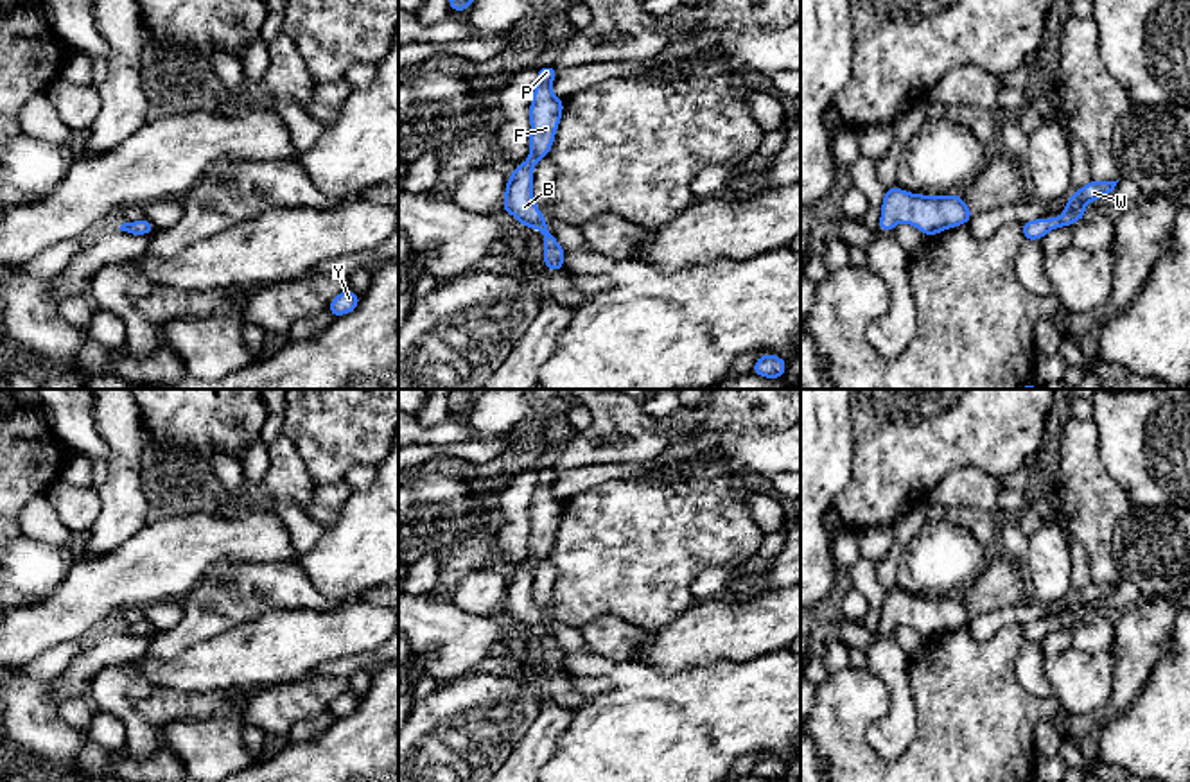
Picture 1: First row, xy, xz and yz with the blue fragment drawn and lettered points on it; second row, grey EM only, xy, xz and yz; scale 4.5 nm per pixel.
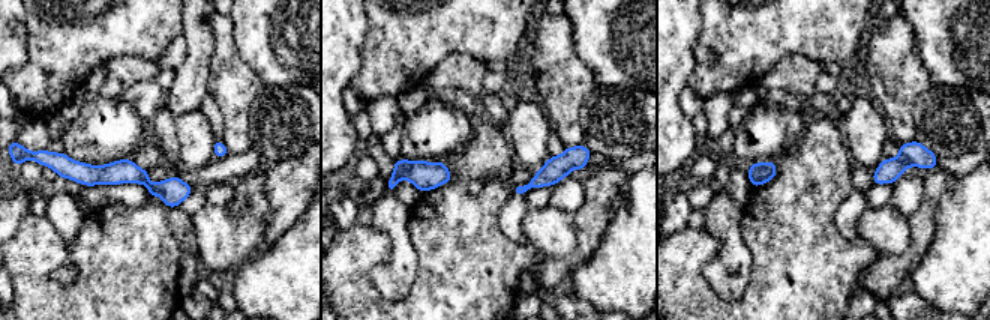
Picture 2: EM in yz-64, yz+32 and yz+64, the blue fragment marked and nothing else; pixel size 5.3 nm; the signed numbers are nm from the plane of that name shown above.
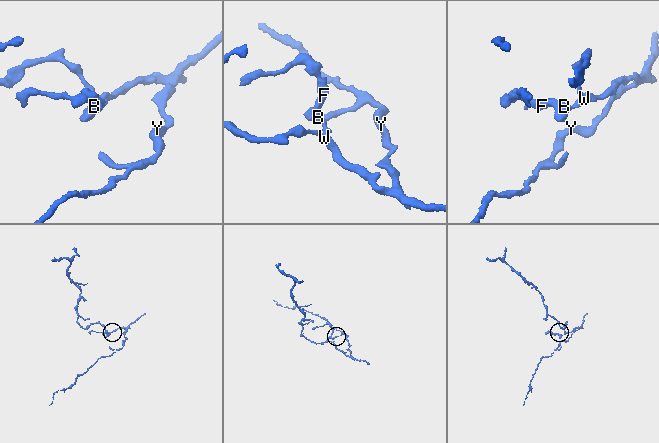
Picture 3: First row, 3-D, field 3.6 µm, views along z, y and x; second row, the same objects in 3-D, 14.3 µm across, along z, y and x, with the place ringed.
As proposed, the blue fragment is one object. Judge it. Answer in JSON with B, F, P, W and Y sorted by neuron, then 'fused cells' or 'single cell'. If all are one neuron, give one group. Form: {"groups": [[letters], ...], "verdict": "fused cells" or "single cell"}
{"groups": [["B", "F", "P", "W", "Y"]], "verdict": "single cell"}

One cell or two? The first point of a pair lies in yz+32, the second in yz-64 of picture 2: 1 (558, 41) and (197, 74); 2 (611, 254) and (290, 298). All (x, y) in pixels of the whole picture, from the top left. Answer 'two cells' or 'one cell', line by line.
1: two cells
2: one cell

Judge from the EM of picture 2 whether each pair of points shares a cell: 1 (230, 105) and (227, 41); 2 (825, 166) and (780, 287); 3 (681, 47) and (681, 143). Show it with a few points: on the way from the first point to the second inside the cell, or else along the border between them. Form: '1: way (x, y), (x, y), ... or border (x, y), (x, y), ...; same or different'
1: way (230, 89), (227, 57); same
2: way (812, 196), (794, 215), (794, 257); same
3: way (672, 71), (672, 119); same

